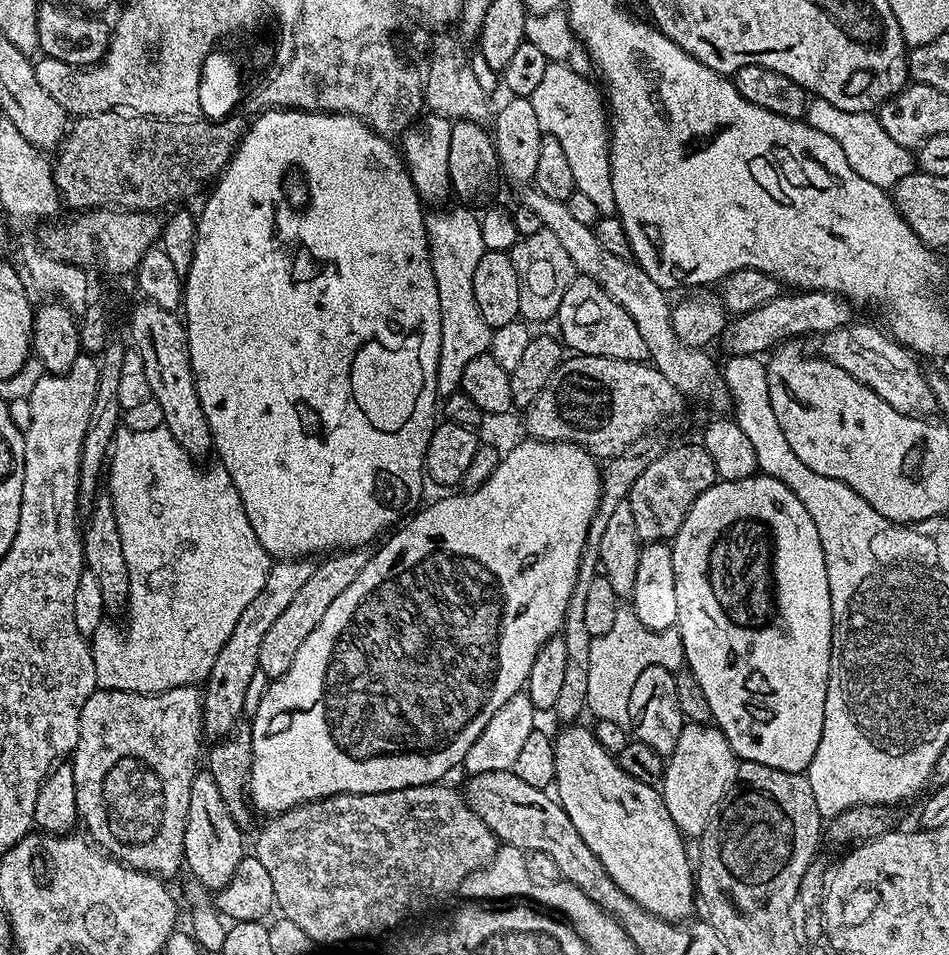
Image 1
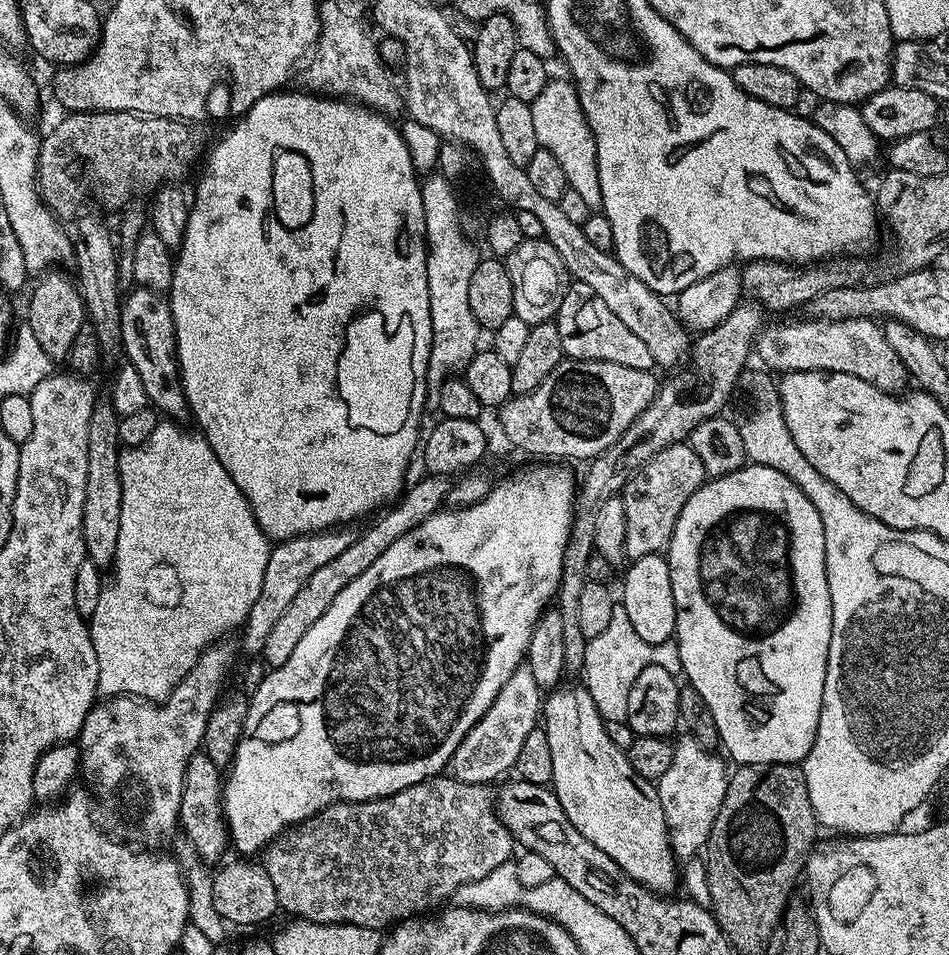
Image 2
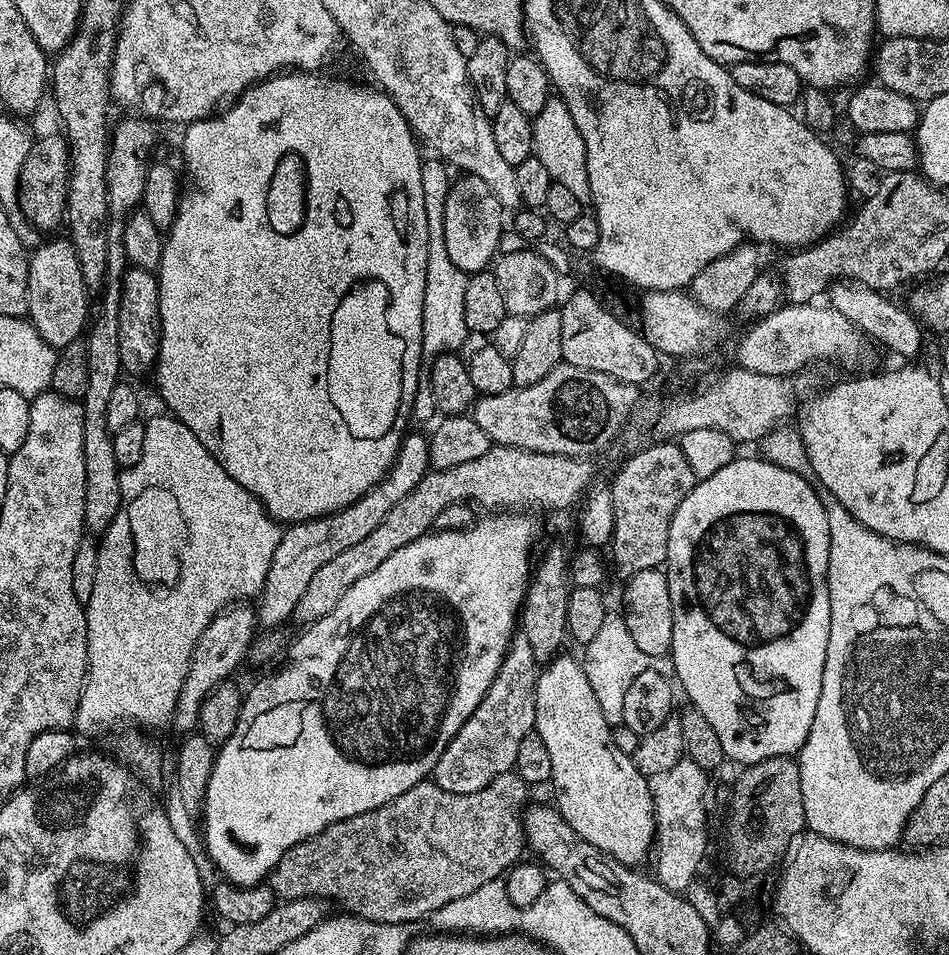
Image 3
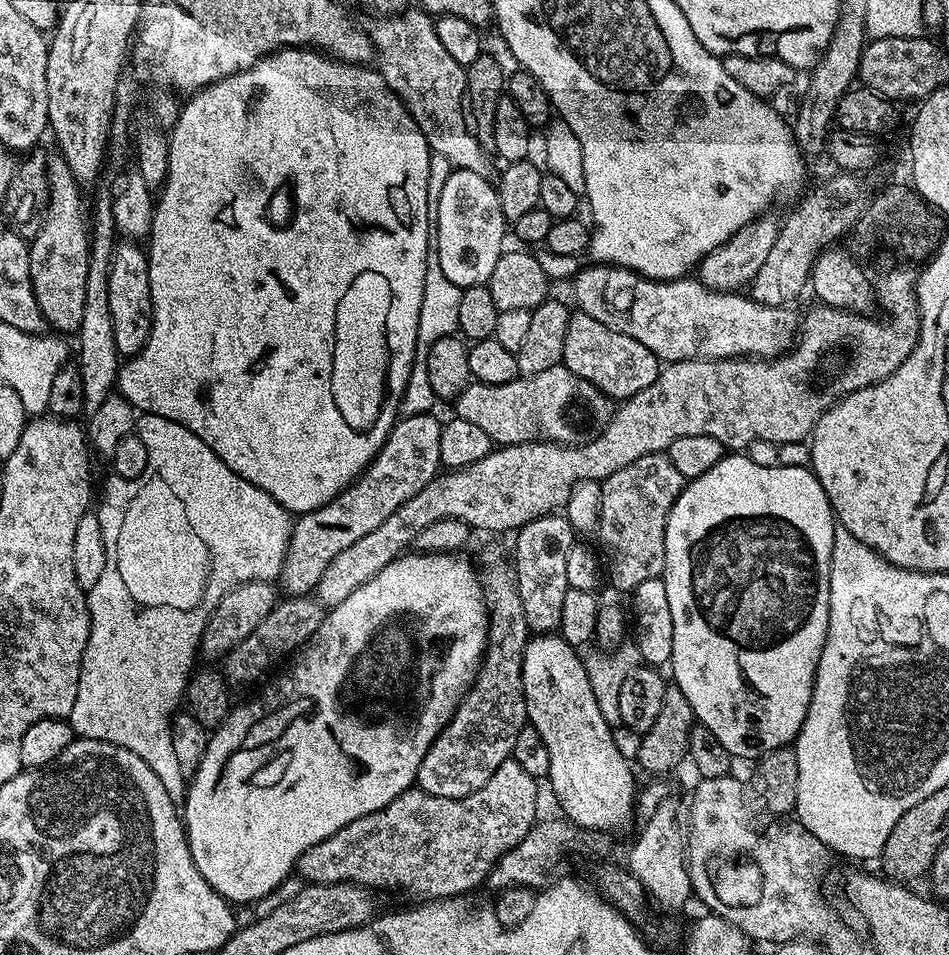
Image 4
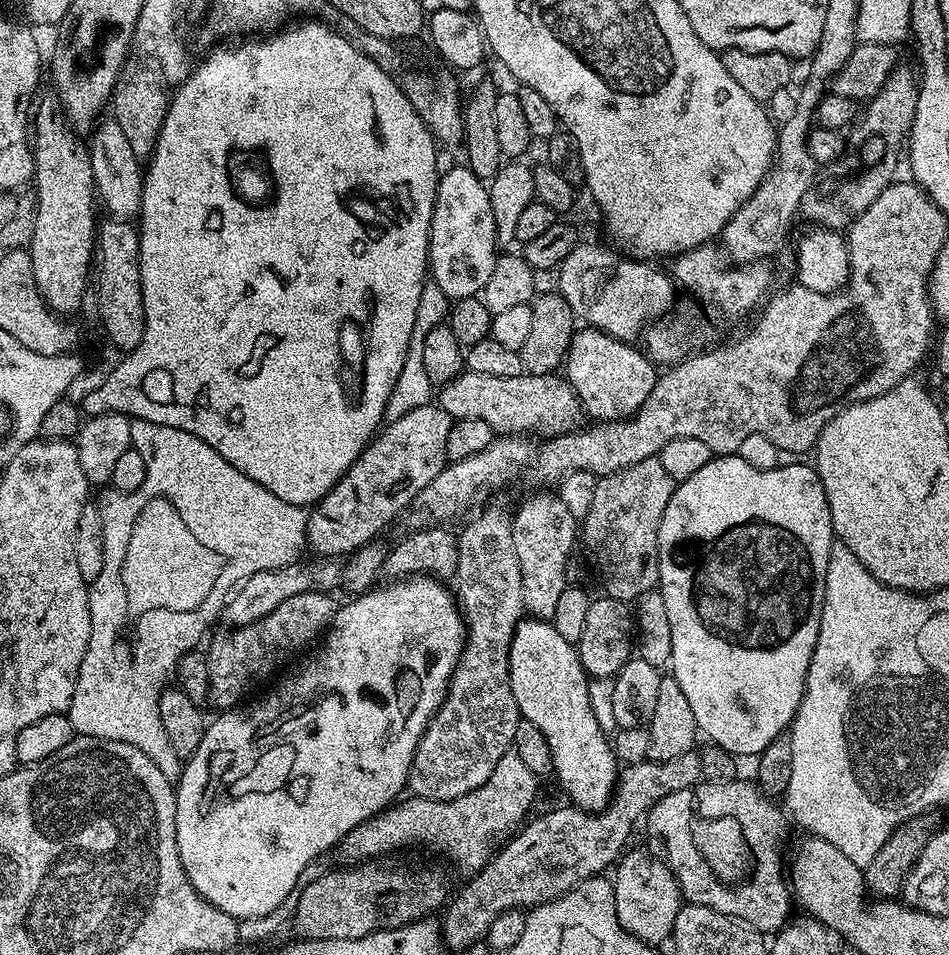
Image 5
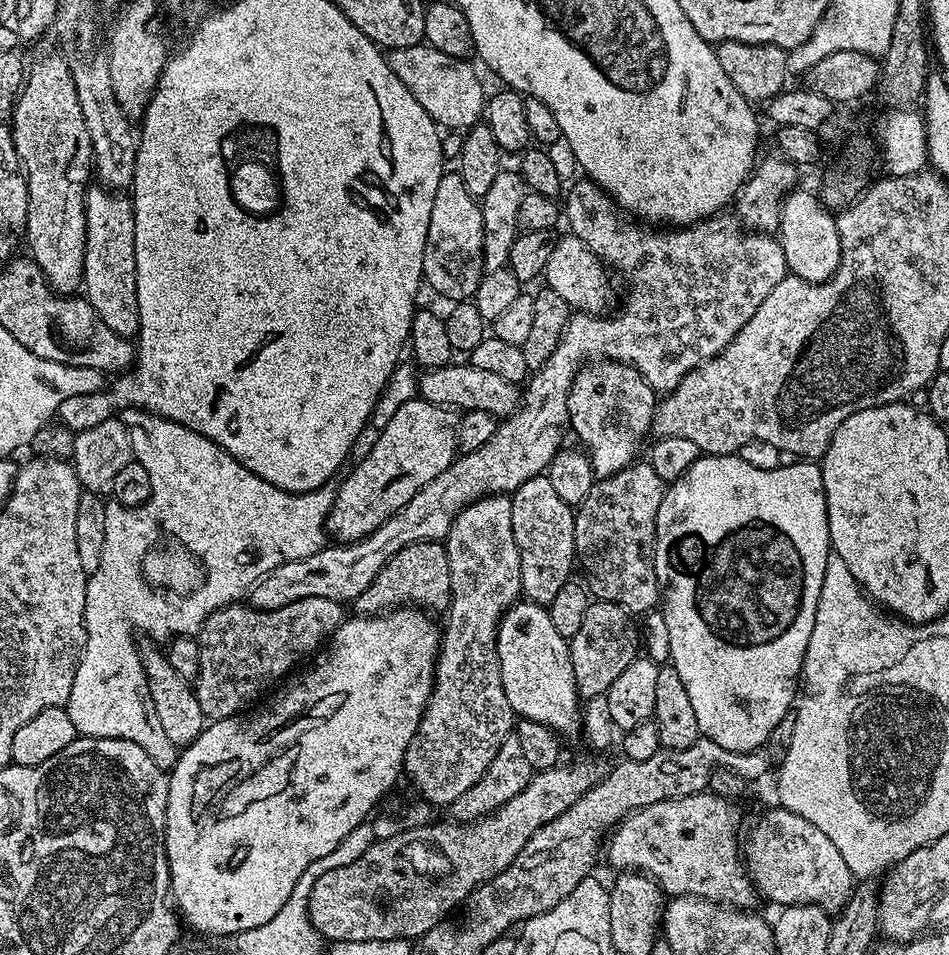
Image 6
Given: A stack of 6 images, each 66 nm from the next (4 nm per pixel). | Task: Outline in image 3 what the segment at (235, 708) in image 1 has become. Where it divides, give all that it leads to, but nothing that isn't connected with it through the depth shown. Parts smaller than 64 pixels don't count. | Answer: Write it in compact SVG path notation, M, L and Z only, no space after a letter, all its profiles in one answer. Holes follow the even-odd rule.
M405 435L400 442L395 464L384 479L365 496L337 512L313 520L303 520L300 524L287 525L281 531L274 558L270 558L270 570L266 570L266 582L255 605L259 627L264 630L276 630L281 627L279 624L291 621L295 617L298 601L301 600L306 585L310 583L310 578L314 578L315 572L321 566L326 566L330 558L342 554L342 550L362 542L362 538L373 532L378 522L382 522L382 518L386 518L386 514L390 514L390 510L394 510L394 506L398 506L398 502L402 502L402 498L406 498L406 494L410 494L410 490L414 490L414 486L418 486L418 482L422 482L422 478L429 471L428 436Z

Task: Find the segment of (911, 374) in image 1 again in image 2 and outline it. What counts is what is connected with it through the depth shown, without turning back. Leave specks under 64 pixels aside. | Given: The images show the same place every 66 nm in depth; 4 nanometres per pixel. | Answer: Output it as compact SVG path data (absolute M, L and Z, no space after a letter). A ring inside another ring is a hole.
M803 318L804 320L792 320L789 324L769 323L757 335L754 341L755 355L760 355L760 360L765 369L776 374L785 372L841 372L842 374L854 374L854 378L862 378L862 382L870 382L870 386L878 386L883 392L900 394L905 391L910 377L906 366L894 354L890 342L884 336L883 327L875 319L863 320L821 320L819 318Z

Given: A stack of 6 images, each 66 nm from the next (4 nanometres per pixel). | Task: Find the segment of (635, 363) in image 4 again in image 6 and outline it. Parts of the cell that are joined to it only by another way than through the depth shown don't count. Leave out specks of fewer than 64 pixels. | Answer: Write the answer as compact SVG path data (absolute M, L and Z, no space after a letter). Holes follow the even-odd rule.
M603 358L585 363L568 395L568 424L584 443L583 451L597 477L618 474L618 470L630 467L639 457L636 443L644 431L651 429L657 403L658 393L631 364Z

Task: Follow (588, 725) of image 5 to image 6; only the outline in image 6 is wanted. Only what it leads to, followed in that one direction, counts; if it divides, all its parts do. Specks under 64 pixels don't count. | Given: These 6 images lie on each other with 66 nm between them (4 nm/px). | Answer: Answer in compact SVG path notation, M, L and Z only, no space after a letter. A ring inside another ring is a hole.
M517 602L500 619L496 635L502 686L517 717L542 722L561 737L580 736L582 732L582 696L574 678L569 641L550 622L547 607Z

